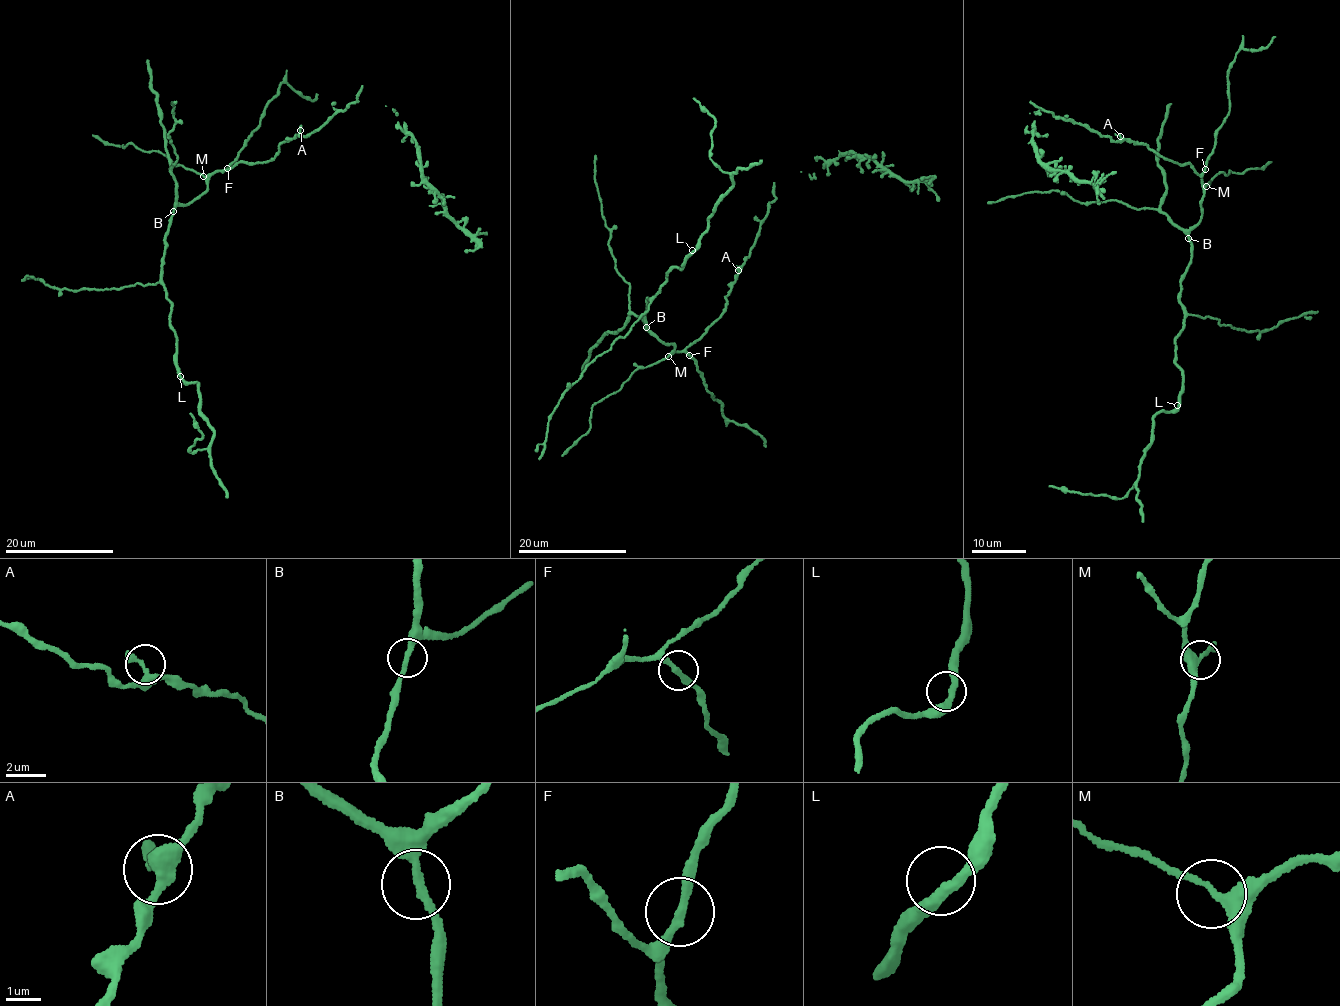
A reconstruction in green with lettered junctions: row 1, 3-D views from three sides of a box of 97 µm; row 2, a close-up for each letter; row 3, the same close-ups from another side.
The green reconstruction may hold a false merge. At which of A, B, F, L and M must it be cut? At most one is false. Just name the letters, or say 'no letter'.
no letter

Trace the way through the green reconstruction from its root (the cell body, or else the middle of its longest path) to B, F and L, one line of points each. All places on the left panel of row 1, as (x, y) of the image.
B: (207, 184), (207, 189), (173, 211)
F: (207, 184), (212, 174), (228, 168)
L: (207, 184), (199, 195), (175, 208), (165, 236), (161, 276), (172, 306), (169, 328), (176, 340), (180, 376)

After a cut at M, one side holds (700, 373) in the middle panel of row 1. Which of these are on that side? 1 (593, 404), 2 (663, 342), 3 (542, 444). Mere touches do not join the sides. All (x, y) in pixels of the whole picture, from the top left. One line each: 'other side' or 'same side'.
1: other side
2: same side
3: same side

